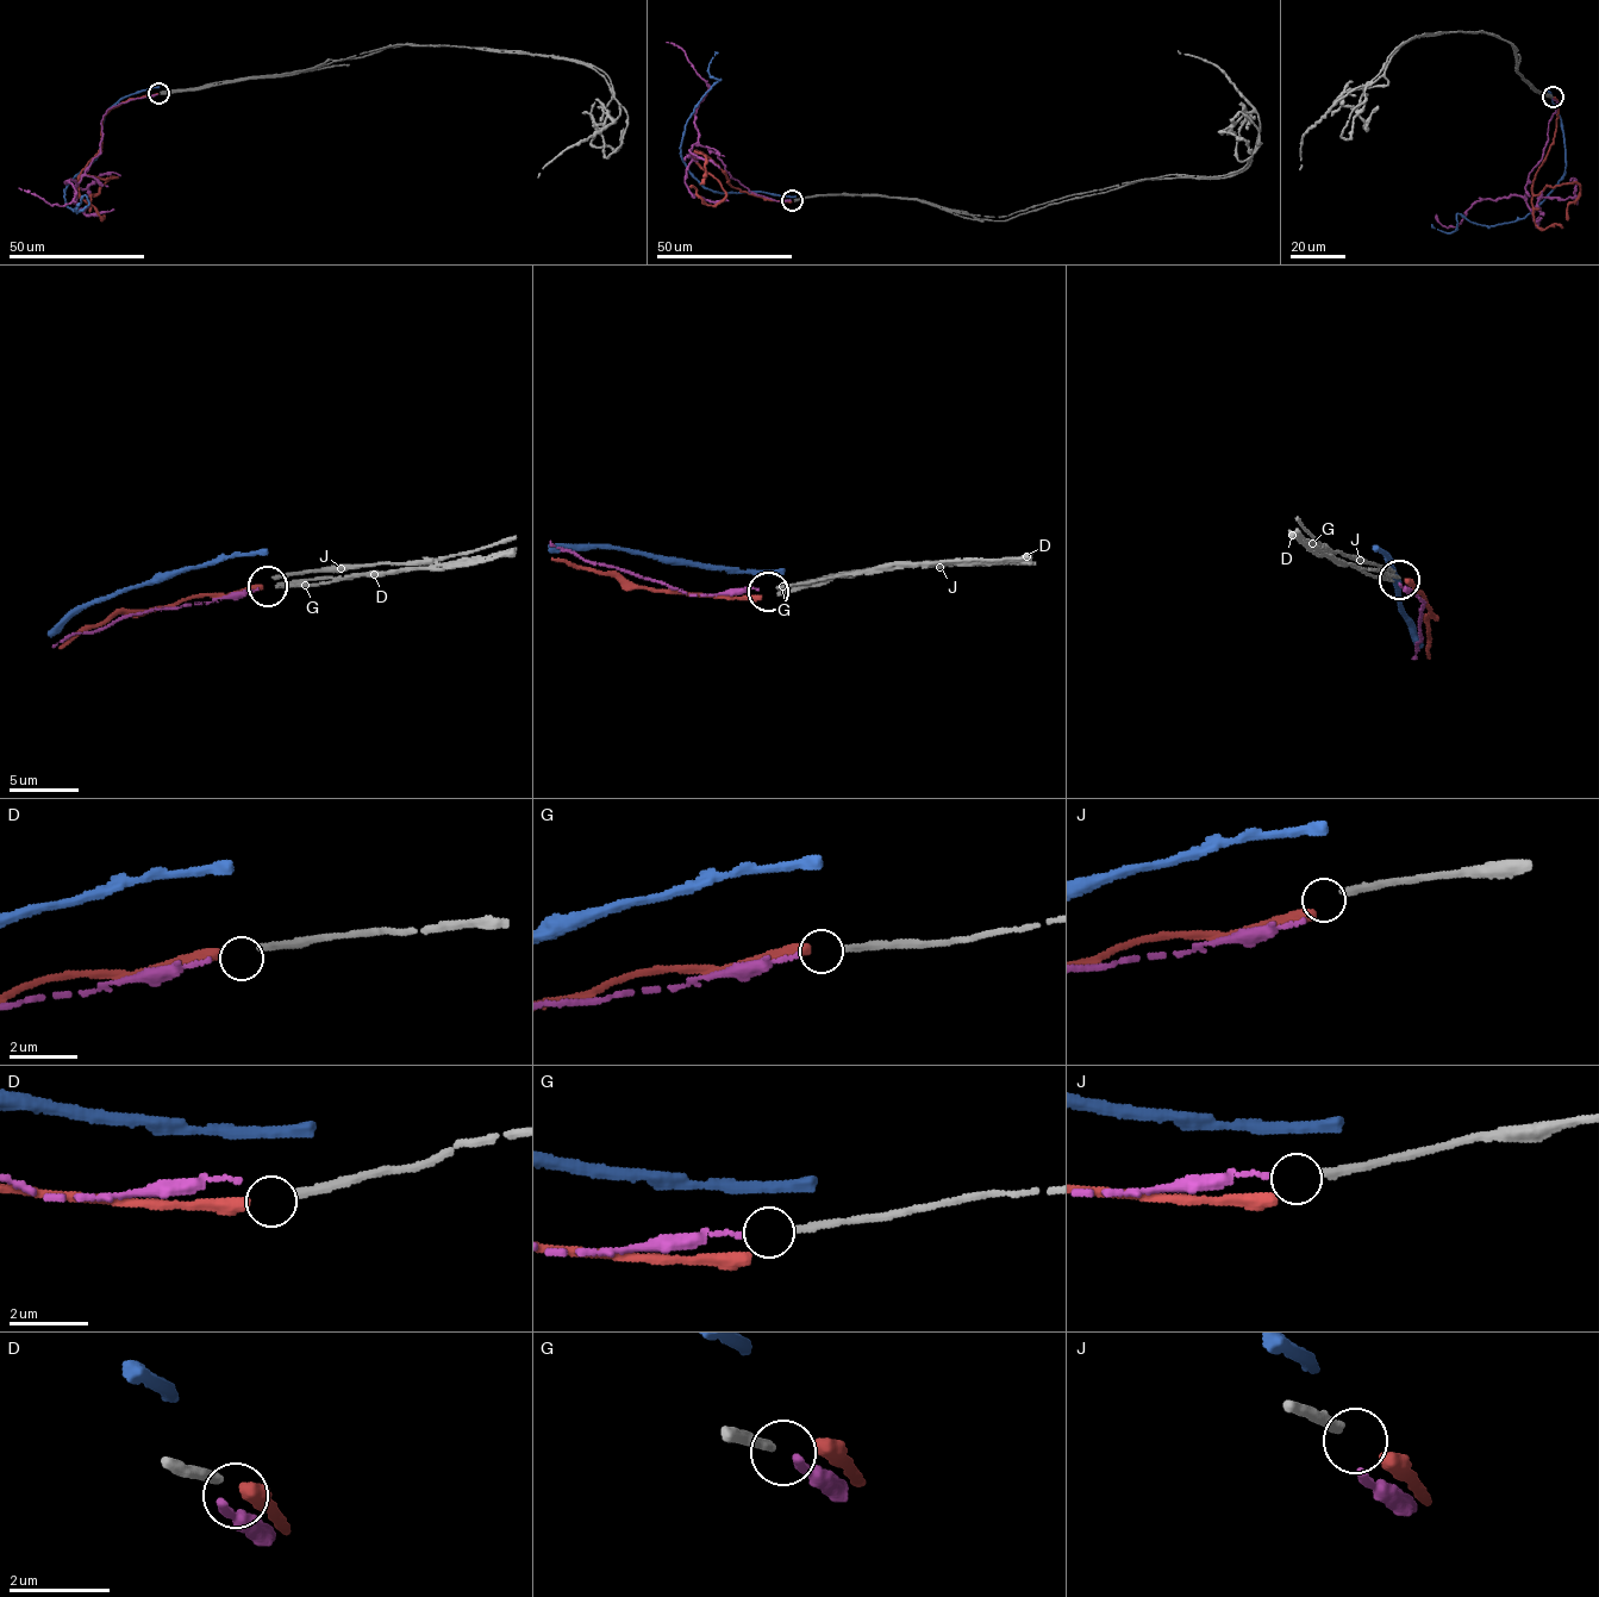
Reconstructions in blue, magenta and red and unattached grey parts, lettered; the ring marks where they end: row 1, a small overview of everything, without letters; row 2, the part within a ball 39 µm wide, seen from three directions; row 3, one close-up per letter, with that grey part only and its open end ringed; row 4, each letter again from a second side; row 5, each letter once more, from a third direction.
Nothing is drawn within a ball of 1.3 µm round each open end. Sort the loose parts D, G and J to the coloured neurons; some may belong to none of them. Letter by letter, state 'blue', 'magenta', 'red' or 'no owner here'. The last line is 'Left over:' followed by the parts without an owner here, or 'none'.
D: red
G: magenta
J: no owner here
Left over: J

